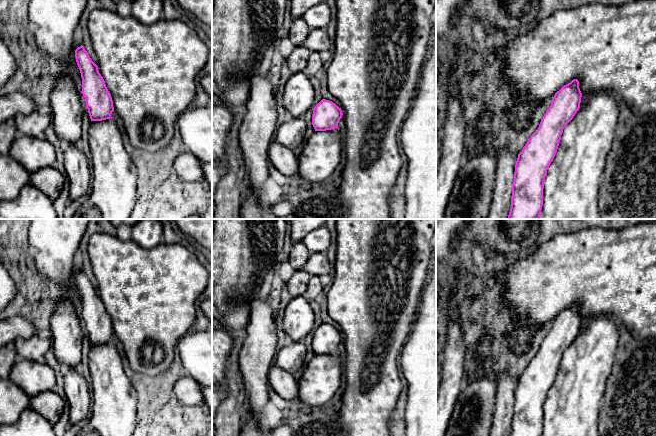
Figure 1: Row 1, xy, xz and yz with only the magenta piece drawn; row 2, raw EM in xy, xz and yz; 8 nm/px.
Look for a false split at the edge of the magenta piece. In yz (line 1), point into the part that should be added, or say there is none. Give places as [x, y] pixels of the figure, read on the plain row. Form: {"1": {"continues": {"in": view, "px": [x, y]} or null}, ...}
{"1": {"continues": null}}

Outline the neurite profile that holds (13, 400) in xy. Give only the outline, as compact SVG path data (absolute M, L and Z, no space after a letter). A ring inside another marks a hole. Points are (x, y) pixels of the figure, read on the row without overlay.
M0 377L0 425L15 423L30 405L30 397L9 378Z

